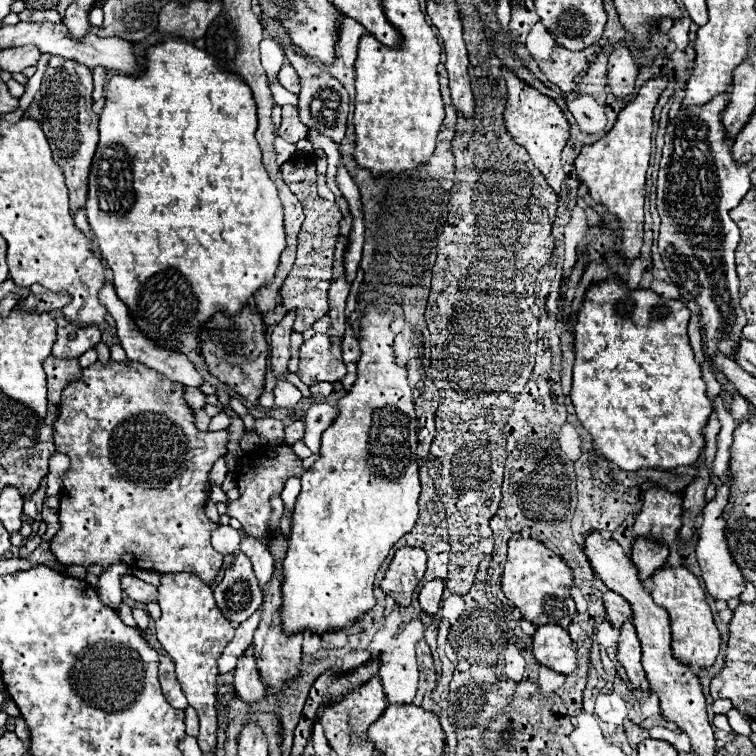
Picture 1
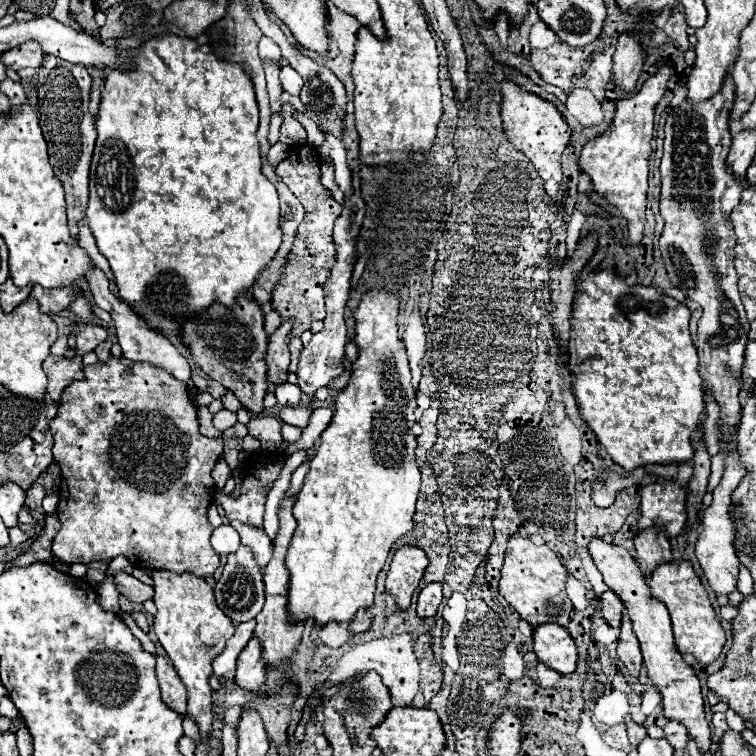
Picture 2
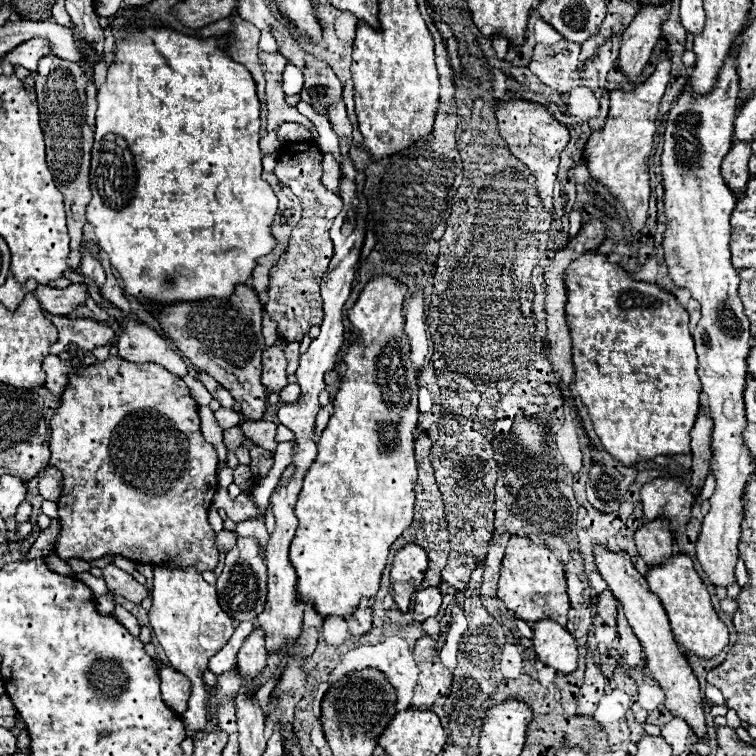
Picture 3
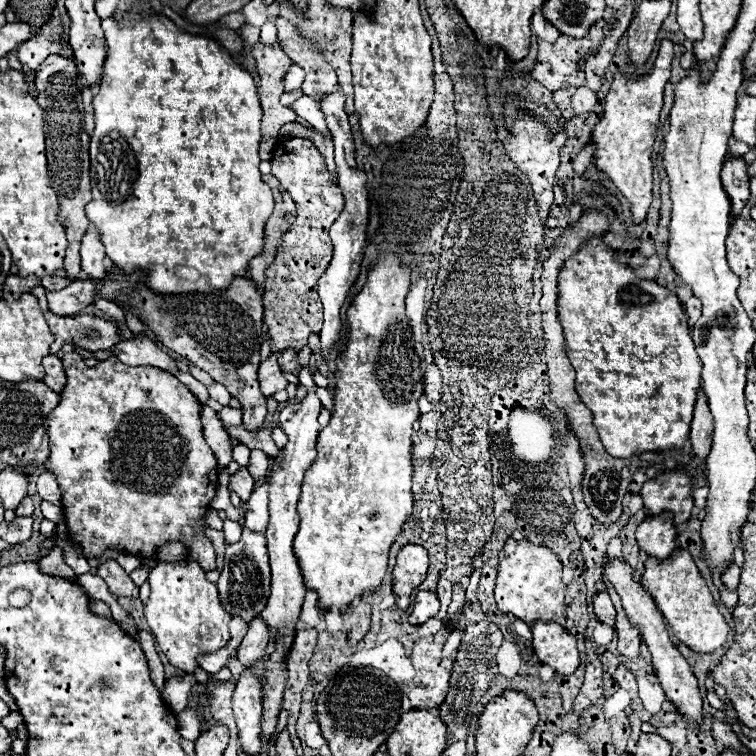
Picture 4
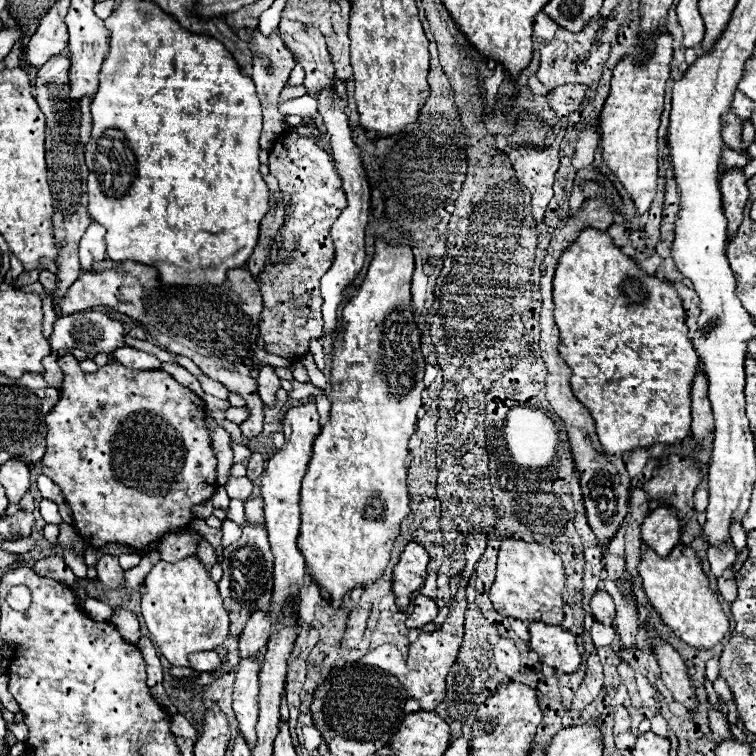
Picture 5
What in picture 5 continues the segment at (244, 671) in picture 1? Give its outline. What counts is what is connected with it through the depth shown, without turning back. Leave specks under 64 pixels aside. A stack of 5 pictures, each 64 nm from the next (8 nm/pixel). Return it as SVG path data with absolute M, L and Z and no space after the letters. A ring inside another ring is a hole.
M254 610L240 634L240 656L248 658L252 654L262 654L272 632L272 618L264 610Z

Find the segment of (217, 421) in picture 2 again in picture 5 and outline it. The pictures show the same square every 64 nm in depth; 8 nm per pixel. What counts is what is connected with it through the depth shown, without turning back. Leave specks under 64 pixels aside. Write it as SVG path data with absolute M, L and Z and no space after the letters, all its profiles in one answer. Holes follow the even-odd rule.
M246 406L228 408L228 410L226 410L226 418L228 418L230 422L236 422L236 424L242 424L244 420L248 420L248 416L250 416L250 410L248 410Z

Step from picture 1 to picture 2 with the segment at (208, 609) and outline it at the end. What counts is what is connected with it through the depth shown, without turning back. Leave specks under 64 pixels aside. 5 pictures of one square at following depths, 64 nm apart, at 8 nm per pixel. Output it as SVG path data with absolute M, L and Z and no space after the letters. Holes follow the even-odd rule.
M154 570L154 602L158 612L152 618L154 632L166 650L172 666L188 688L188 710L186 714L198 724L200 734L208 738L212 726L212 690L208 678L212 674L212 658L224 650L228 638L232 638L234 624L218 608L214 590L206 580L192 572L176 574L166 570Z

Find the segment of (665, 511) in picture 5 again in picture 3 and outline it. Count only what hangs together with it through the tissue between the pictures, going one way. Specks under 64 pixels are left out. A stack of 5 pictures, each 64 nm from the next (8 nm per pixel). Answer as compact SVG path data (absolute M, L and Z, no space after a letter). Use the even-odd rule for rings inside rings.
M656 518L652 522L646 522L640 526L634 534L636 546L644 562L650 564L660 564L668 556L672 556L672 532L670 532L670 520L668 518Z

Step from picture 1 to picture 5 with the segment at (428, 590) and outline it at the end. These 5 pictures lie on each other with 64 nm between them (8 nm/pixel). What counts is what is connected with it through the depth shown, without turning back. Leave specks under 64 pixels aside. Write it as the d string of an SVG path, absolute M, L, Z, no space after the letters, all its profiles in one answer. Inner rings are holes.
M418 596L418 598L414 600L414 610L412 610L412 614L406 618L404 624L406 624L408 628L422 628L422 626L430 624L430 622L436 618L436 614L438 614L436 602L430 600L430 598L426 598L426 596Z

